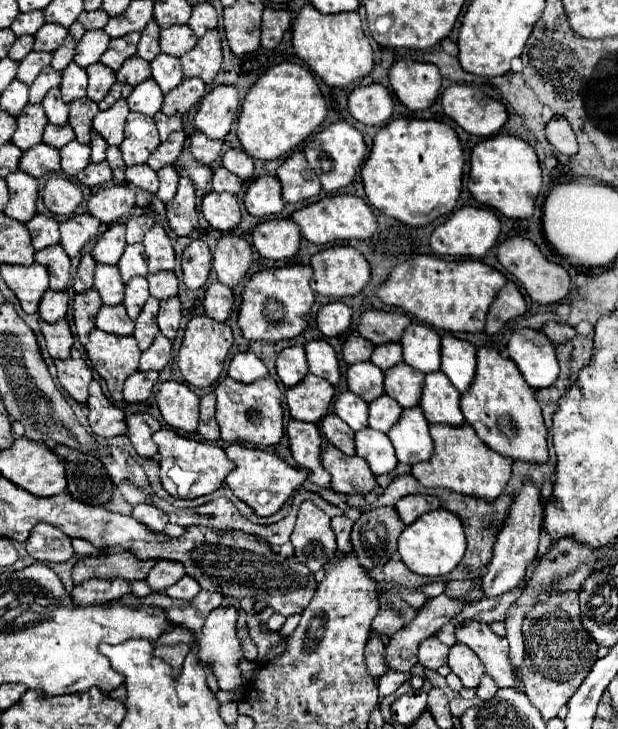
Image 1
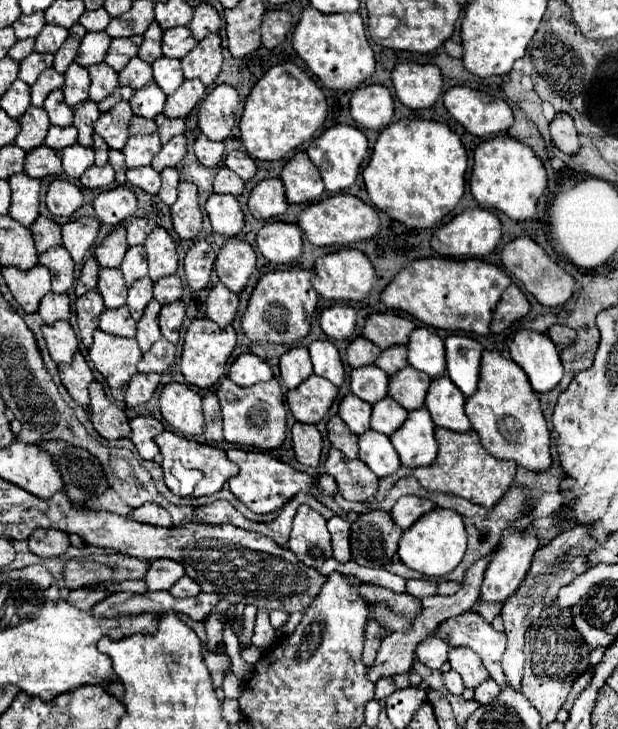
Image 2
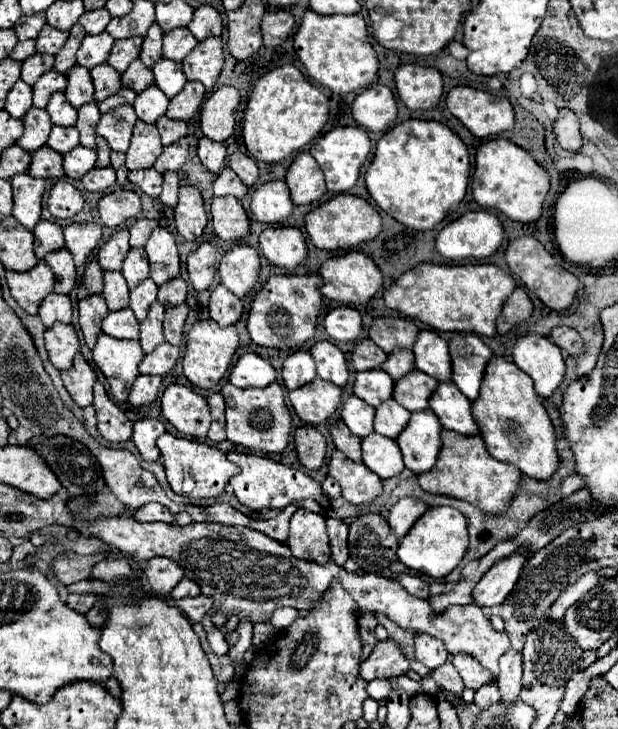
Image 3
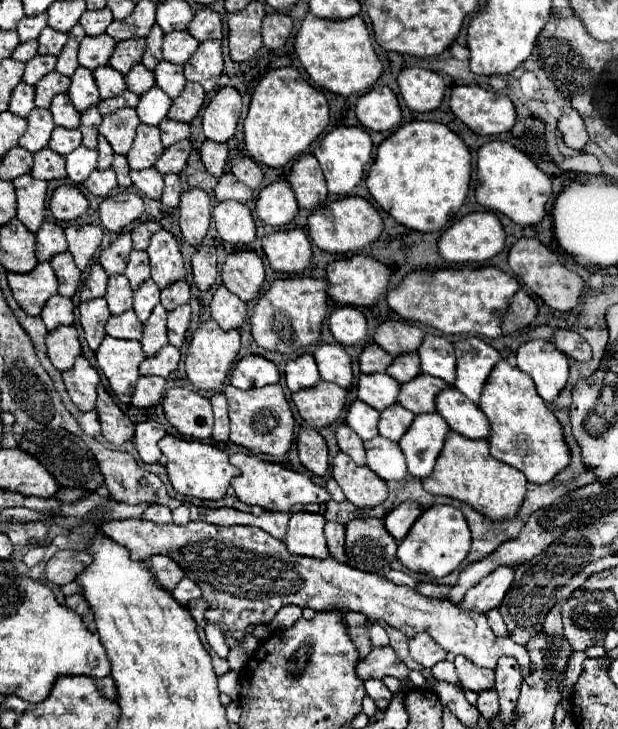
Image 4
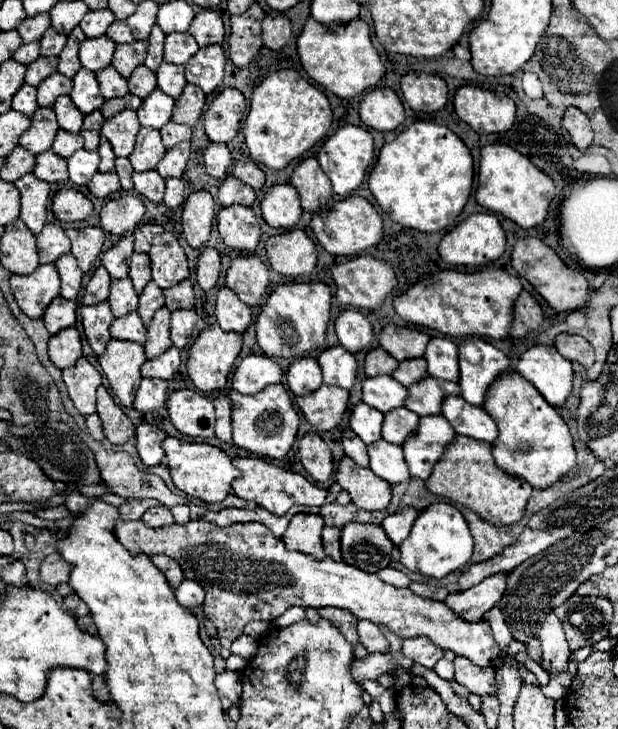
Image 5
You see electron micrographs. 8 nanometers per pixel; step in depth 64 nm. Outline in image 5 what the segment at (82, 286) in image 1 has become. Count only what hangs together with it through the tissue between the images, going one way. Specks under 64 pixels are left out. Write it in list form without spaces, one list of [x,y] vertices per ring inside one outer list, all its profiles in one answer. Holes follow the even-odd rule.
[[[98,266],[94,270],[90,282],[86,284],[82,304],[92,306],[92,304],[98,304],[98,302],[104,302],[108,298],[108,292],[110,292],[110,282],[112,282],[112,278],[108,276],[108,272],[102,266]]]

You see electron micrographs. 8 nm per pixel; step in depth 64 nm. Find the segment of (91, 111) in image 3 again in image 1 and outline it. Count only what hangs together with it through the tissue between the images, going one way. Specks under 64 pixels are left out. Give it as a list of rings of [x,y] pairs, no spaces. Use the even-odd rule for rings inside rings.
[[[80,98],[80,100],[70,104],[68,124],[72,126],[78,142],[88,144],[90,130],[92,130],[92,120],[94,120],[96,114],[98,114],[98,104],[88,100],[88,98]]]

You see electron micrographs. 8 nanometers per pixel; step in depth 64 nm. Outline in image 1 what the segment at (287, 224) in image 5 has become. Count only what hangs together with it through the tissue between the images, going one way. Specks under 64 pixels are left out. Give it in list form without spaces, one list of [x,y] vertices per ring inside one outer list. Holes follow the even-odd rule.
[[[276,176],[254,178],[244,194],[244,206],[252,216],[266,218],[282,212],[284,200],[280,194],[280,182]]]

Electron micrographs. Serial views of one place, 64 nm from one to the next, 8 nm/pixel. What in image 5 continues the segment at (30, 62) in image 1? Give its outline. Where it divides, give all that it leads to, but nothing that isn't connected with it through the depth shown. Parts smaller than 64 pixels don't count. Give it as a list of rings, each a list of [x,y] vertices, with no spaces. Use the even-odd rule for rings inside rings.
[[[40,56],[32,64],[28,64],[26,78],[24,78],[26,84],[38,86],[46,76],[50,76],[52,72],[56,72],[56,66],[58,66],[58,58],[56,56]]]

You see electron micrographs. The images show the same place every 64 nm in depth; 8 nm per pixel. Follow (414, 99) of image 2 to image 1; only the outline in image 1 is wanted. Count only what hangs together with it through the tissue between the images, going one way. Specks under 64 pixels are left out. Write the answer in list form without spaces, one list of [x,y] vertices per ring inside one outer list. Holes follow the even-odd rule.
[[[398,60],[390,68],[390,84],[408,110],[424,110],[438,98],[442,76],[434,64]]]

